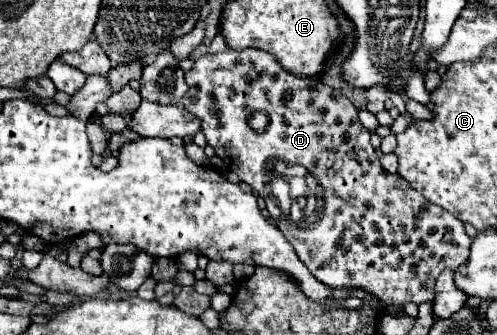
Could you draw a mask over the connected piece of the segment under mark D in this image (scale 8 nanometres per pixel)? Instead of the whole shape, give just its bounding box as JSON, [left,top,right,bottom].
[182,48,470,306]

